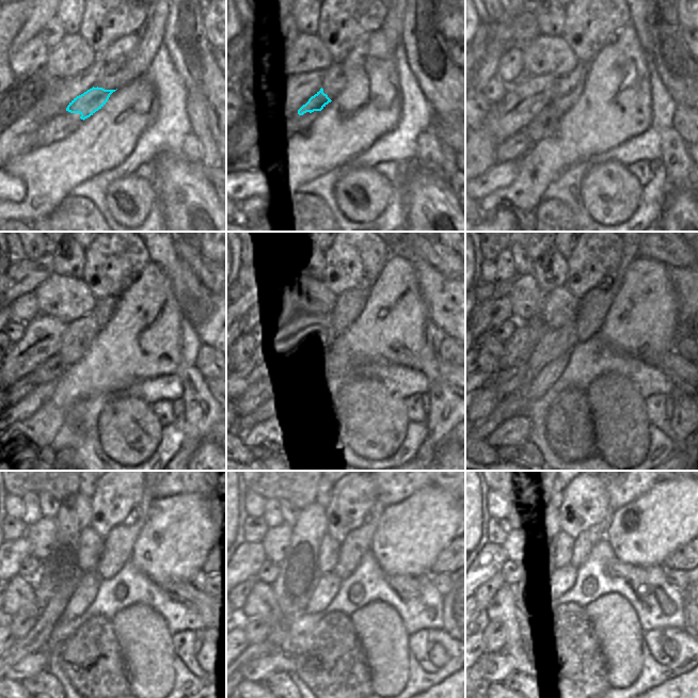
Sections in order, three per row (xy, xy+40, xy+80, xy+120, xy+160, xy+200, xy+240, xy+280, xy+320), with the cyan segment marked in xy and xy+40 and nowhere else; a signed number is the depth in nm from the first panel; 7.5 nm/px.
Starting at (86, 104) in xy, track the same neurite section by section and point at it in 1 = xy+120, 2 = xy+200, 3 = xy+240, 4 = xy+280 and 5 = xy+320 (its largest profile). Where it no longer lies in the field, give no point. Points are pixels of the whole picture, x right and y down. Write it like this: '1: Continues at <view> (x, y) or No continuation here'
1: Continues at xy+120 (52, 369)
2: Continues at xy+200 (507, 381)
3: Continues at xy+240 (20, 624)
4: Continues at xy+280 (256, 630)
5: Continues at xy+320 (494, 635)

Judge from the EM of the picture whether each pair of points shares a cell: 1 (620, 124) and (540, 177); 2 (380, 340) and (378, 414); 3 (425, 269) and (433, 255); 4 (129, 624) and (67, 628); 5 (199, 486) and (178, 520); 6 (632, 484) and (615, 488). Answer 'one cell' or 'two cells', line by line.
1: one cell
2: two cells
3: two cells
4: two cells
5: two cells
6: one cell

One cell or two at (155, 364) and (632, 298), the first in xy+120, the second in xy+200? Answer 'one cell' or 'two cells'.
one cell

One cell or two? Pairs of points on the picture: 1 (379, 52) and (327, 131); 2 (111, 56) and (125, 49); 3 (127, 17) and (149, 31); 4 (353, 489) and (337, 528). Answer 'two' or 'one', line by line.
1: one
2: one
3: two
4: one

